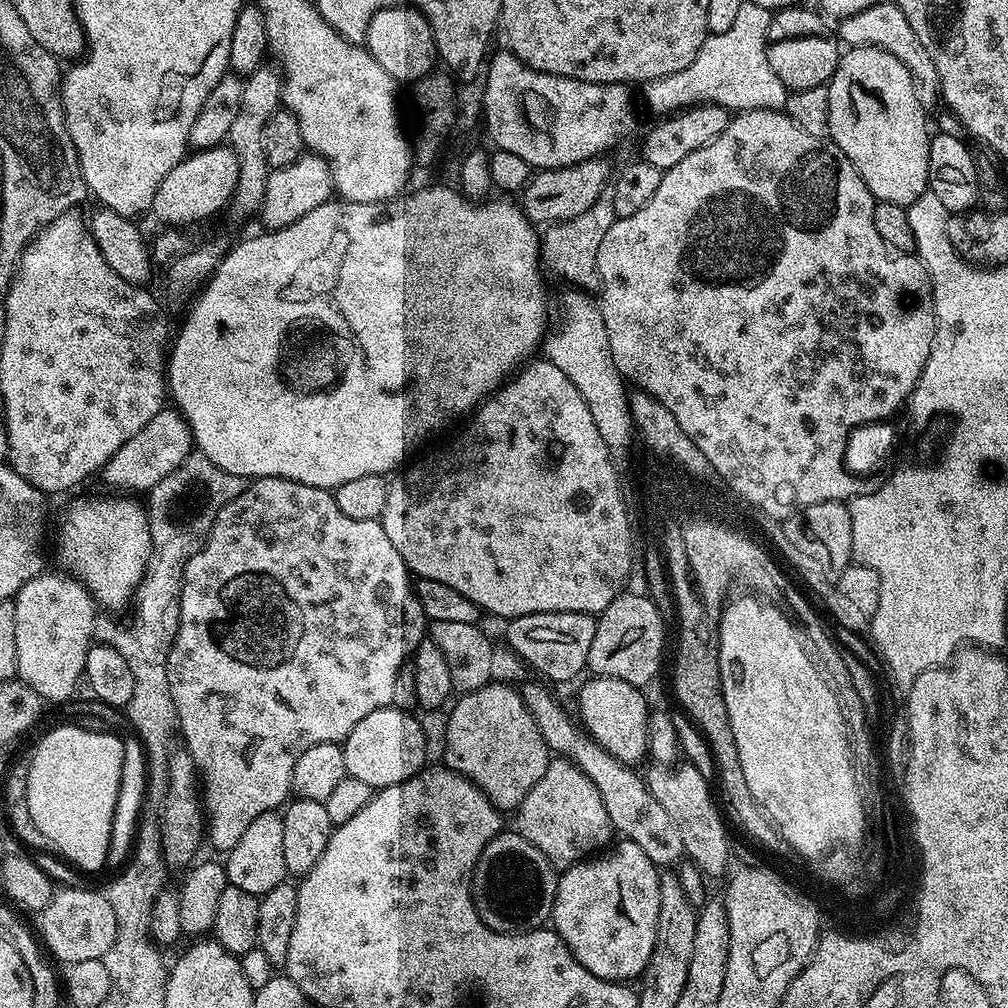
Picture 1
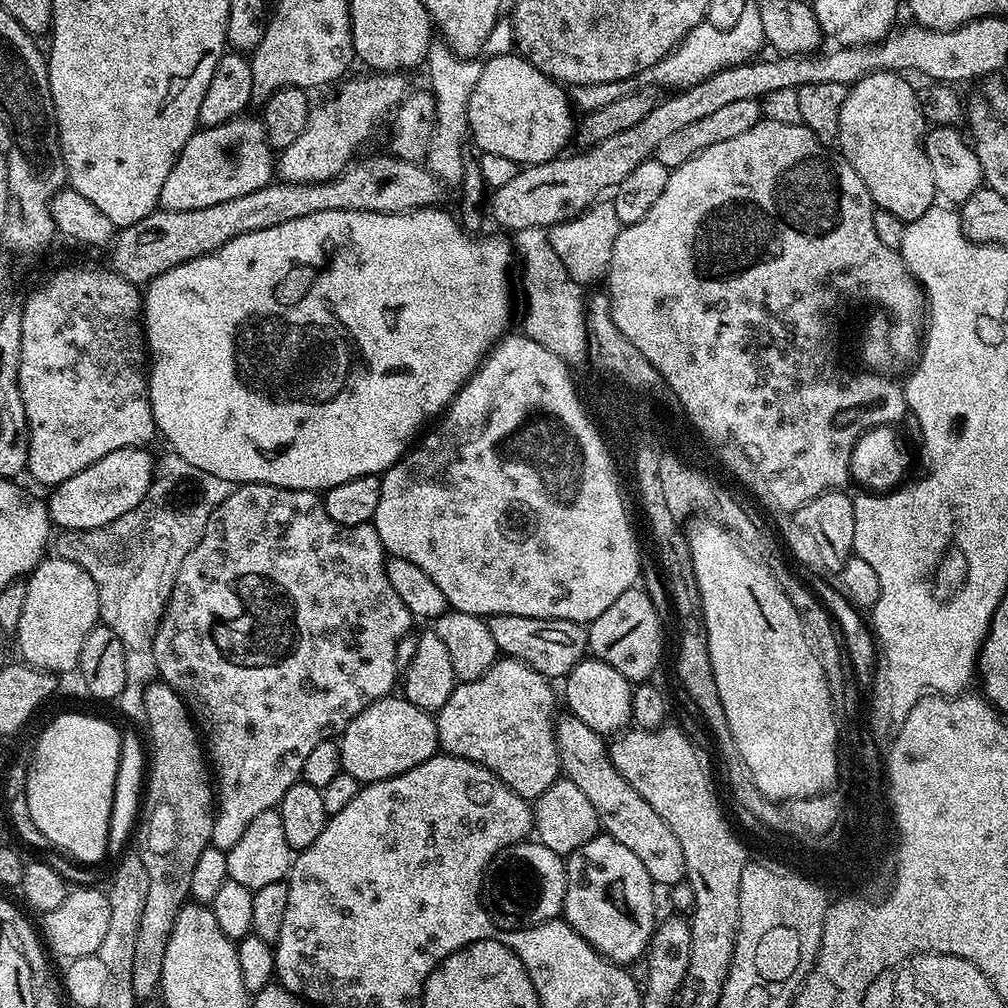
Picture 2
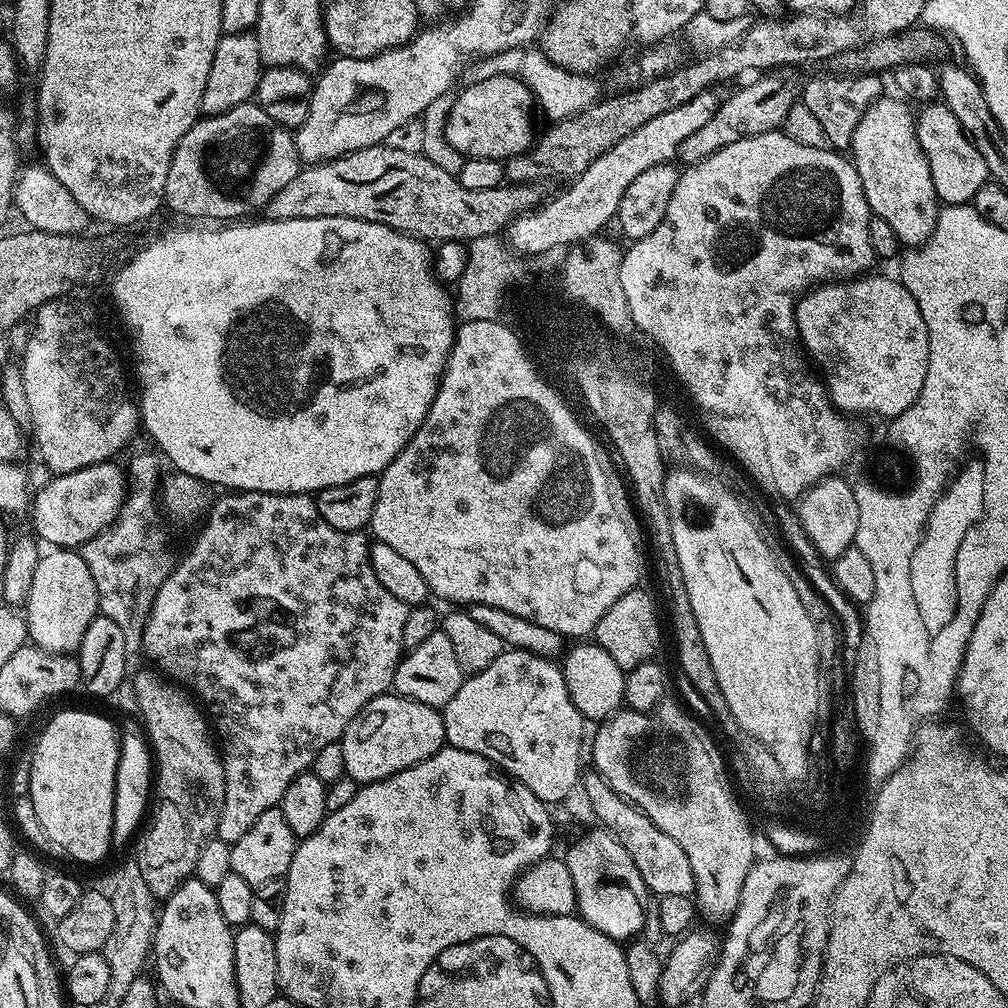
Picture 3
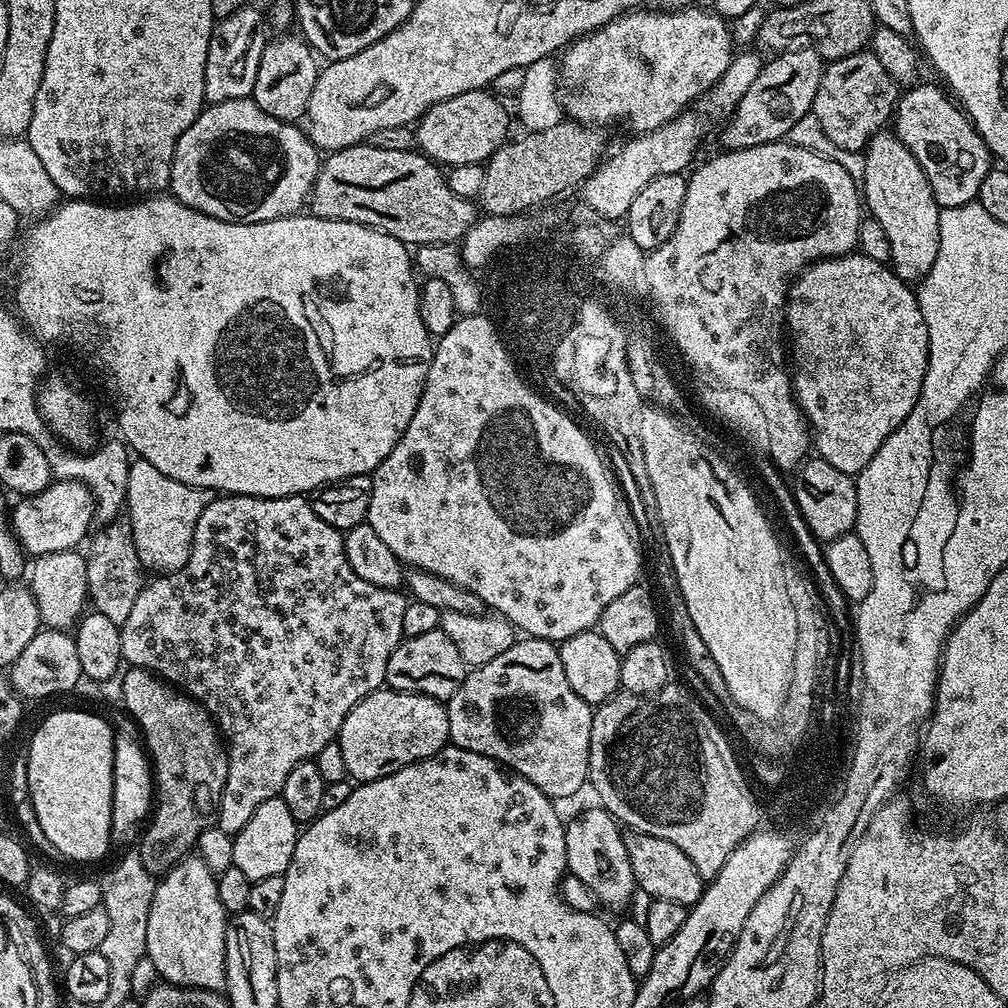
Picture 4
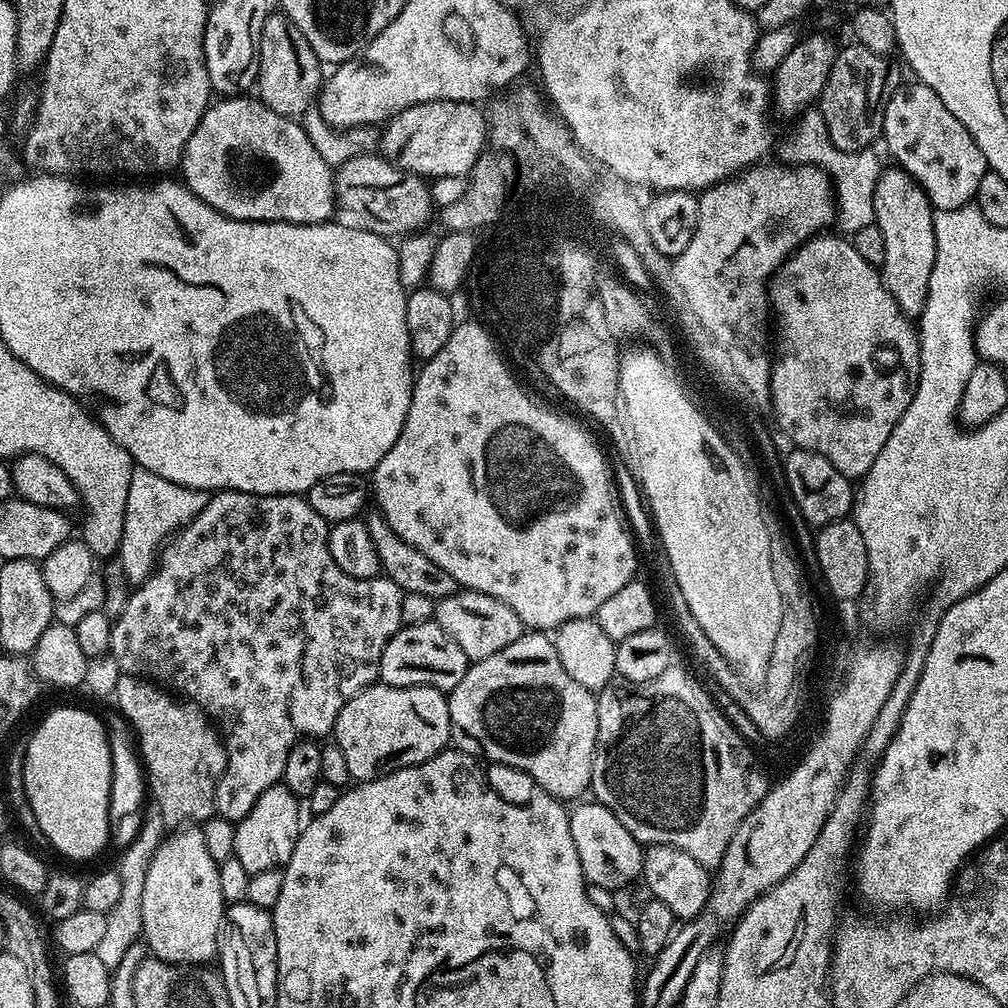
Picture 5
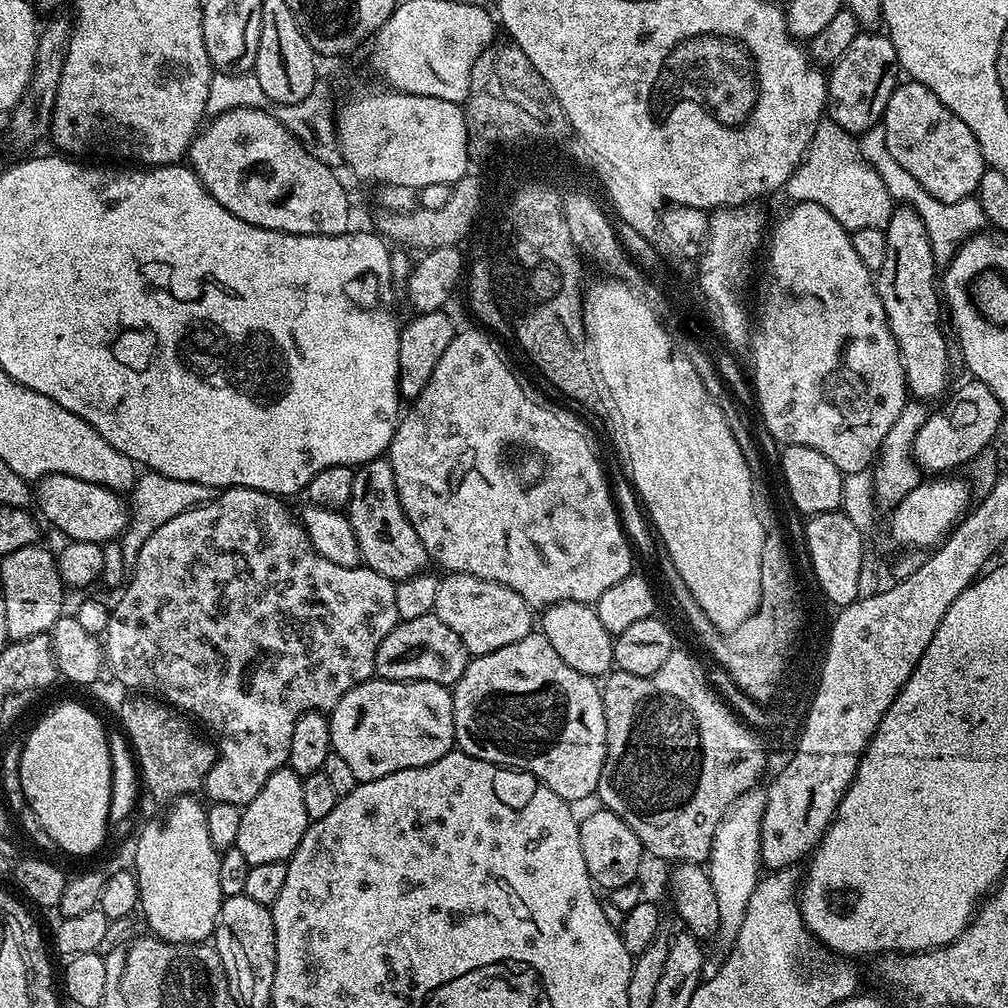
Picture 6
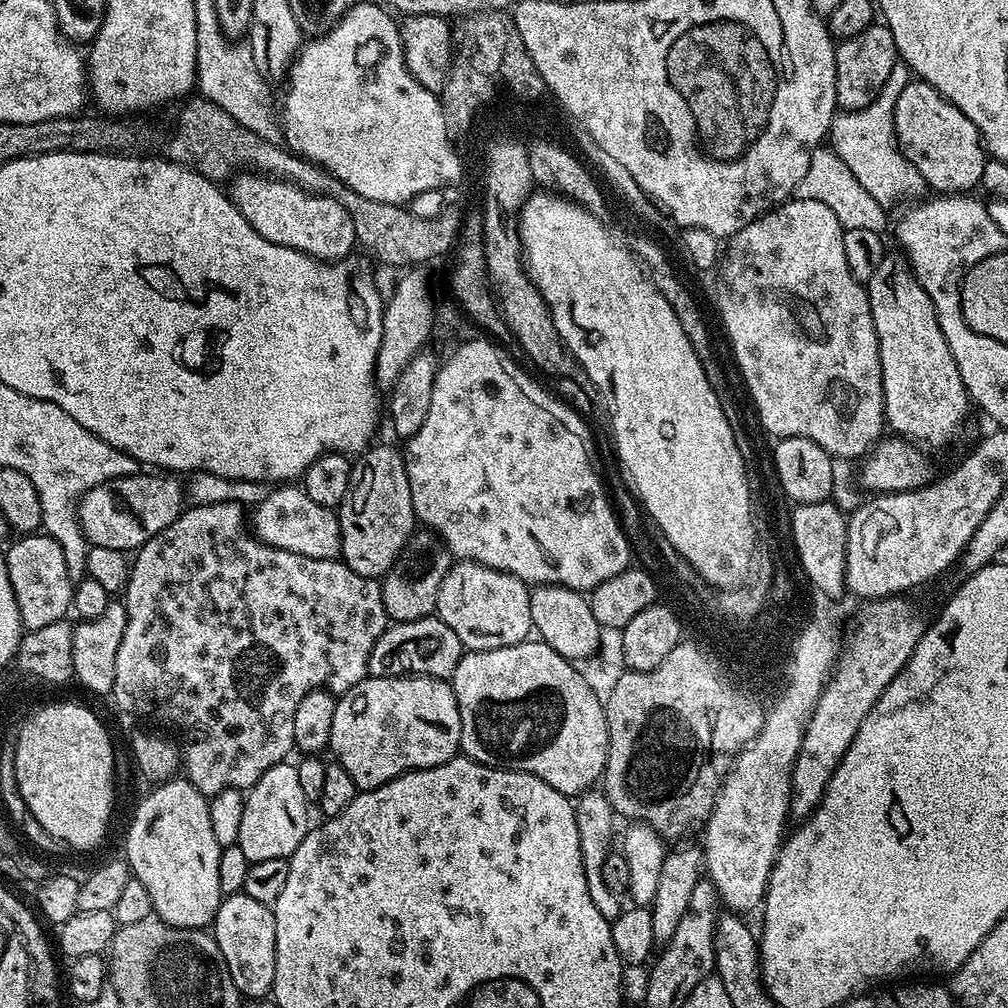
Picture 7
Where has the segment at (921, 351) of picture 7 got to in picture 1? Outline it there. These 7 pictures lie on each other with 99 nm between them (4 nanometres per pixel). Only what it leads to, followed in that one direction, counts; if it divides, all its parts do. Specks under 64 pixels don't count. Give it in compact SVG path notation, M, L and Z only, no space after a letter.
M875 46L849 47L826 85L830 98L828 136L850 158L877 202L905 206L929 191L930 120L918 102L910 70L893 52Z

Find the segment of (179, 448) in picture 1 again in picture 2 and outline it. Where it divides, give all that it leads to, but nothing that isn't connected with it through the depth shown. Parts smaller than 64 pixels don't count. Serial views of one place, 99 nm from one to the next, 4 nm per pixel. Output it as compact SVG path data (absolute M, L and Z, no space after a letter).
M144 446L114 450L114 454L98 458L98 462L74 474L74 478L66 478L66 482L55 485L51 489L52 497L46 500L48 517L53 525L60 530L82 533L115 525L116 520L122 518L122 514L134 510L134 506L138 506L138 502L142 502L150 490L156 460L148 451Z

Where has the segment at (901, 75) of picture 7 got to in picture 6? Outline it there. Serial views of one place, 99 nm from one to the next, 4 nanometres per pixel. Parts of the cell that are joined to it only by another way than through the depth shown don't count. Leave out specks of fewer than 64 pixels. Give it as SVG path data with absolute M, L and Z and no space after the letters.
M877 126L863 133L859 137L858 143L862 150L862 158L866 158L866 162L870 162L870 166L878 174L878 178L882 178L893 201L904 206L911 206L922 218L937 265L947 265L956 249L968 237L977 235L983 229L980 227L985 227L984 211L976 196L968 196L958 202L938 202L938 198L934 198L926 190L922 190L922 186L918 186L915 178L907 170L902 170L902 165L893 158L890 150L886 150L886 134L883 127Z

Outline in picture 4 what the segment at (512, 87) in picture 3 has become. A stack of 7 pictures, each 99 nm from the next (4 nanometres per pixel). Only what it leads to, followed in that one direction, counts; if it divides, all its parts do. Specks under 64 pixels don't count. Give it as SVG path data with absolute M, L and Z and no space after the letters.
M483 88L463 92L454 98L446 98L446 102L438 102L431 110L425 112L414 128L419 151L427 156L429 160L434 160L441 166L484 164L489 160L506 143L510 136L510 133L508 133L509 109L507 112L490 93L491 91Z

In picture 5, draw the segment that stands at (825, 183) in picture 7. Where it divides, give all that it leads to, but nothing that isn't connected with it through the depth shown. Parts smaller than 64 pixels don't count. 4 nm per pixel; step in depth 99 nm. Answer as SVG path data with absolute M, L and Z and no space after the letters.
M816 106L805 108L793 124L796 125L792 128L792 134L781 146L779 143L779 163L785 166L811 166L820 168L828 173L828 179L832 181L834 199L836 201L836 218L834 224L835 227L838 226L841 228L837 228L841 233L851 234L874 224L876 222L876 215L874 214L874 190L878 186L878 178L882 171L882 163L880 164L879 158L875 156L875 151L872 148L864 148L861 152L843 152L838 146L834 146L834 142L830 140L830 134L826 130L826 118L822 118L819 107Z

